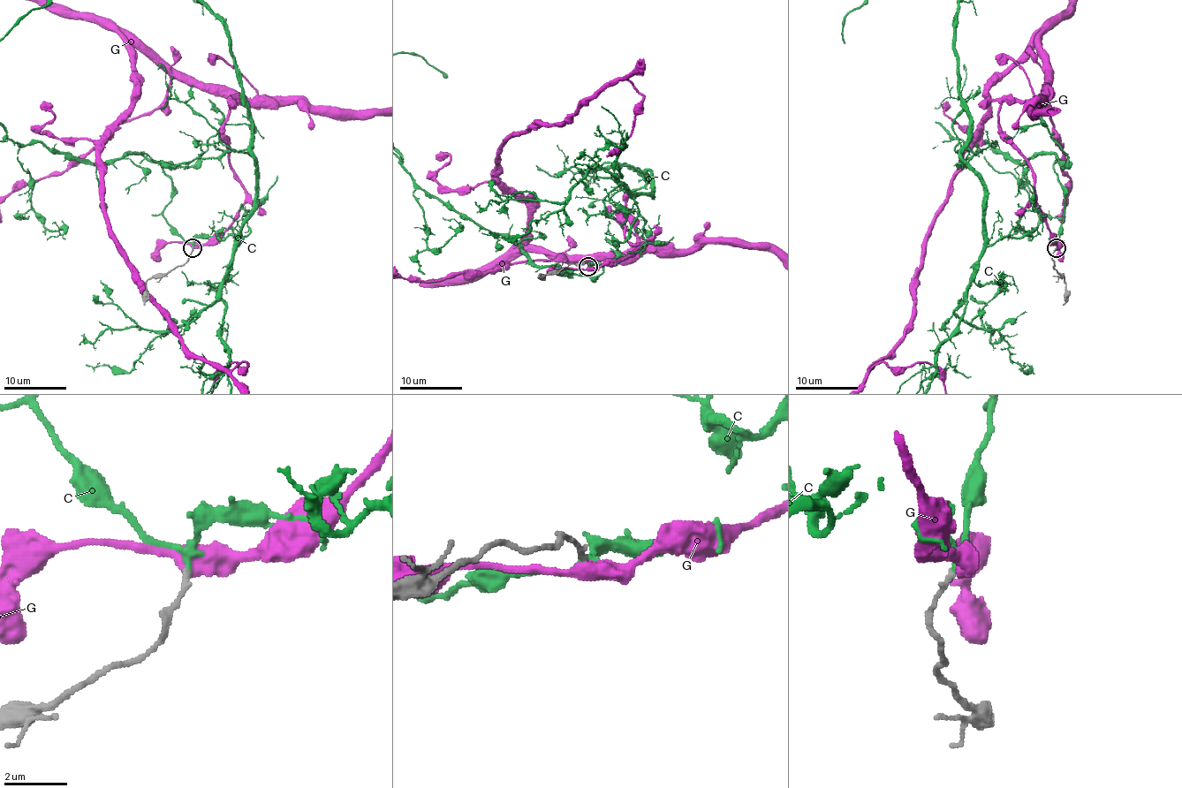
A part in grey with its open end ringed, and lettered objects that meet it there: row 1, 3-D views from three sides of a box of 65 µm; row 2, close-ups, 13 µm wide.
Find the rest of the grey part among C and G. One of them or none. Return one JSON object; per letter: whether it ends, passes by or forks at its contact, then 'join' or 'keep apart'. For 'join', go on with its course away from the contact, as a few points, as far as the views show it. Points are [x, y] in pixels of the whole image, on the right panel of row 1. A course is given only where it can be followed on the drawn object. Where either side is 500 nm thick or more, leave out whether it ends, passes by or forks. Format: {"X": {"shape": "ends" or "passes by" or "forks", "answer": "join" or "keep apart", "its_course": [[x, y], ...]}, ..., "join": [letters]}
{"C": {"shape": "passes by", "answer": "join"}, "G": {"shape": "passes by", "answer": "keep apart"}, "join": ["C"]}

